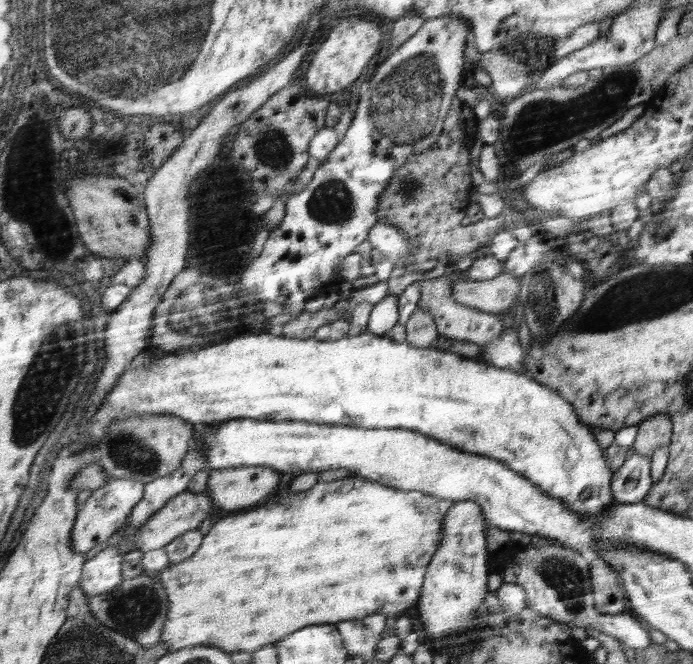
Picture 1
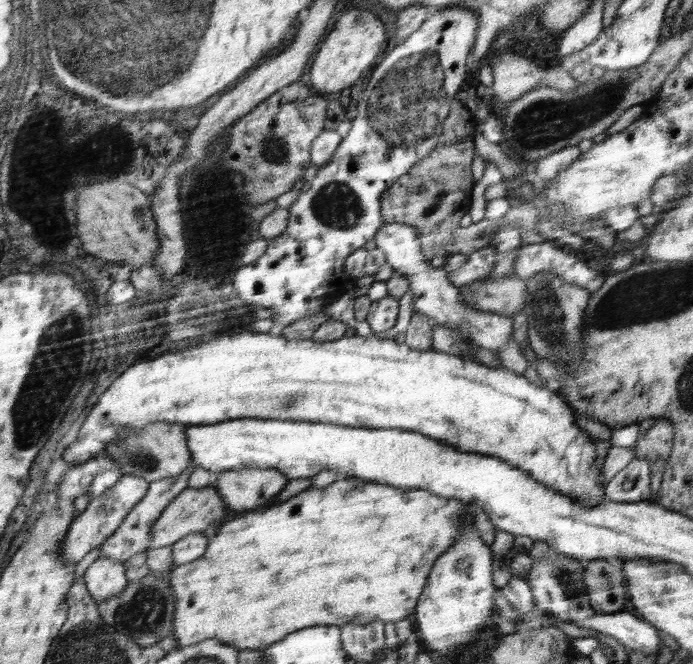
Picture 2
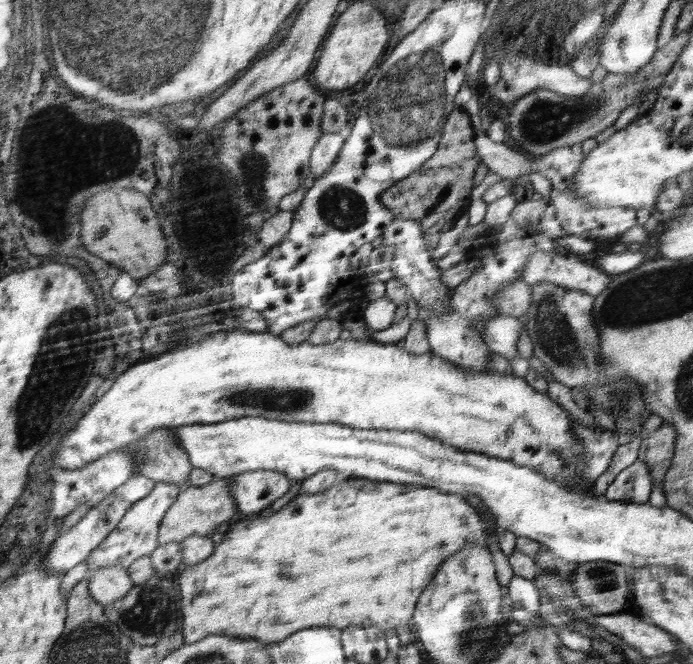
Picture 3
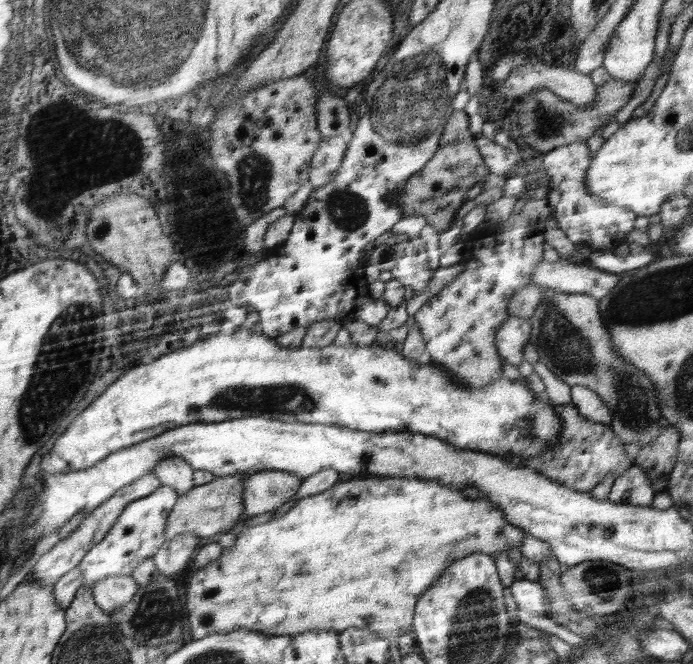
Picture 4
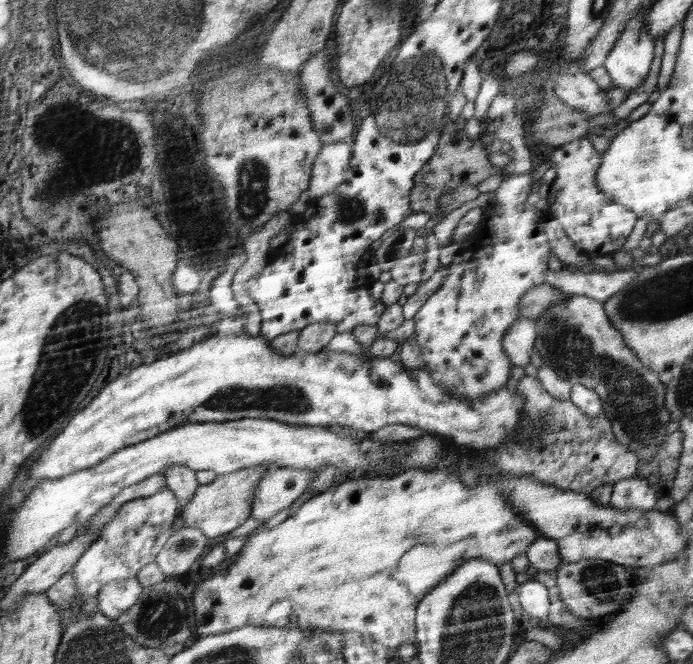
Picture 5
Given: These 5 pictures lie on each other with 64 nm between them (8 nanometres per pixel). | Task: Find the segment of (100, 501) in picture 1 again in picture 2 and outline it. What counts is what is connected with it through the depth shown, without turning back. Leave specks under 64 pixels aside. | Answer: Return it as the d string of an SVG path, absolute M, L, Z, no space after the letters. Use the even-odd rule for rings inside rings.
M124 475L118 484L112 486L111 489L107 489L102 496L90 499L88 509L75 518L67 533L67 538L63 542L64 562L76 564L88 552L102 546L102 543L110 537L110 534L124 522L124 518L131 512L131 508L144 498L144 494L148 492L148 486L150 486L150 483L140 477Z

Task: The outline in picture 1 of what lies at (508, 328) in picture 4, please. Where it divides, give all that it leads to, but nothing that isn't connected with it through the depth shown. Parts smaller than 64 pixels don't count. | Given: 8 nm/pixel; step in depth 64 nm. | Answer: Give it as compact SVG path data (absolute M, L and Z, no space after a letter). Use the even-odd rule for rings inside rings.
M376 222L367 239L373 249L390 258L394 265L400 262L400 266L408 266L408 258L410 258L408 235L398 227ZM428 272L421 273L419 277L419 280L422 280L422 285L420 286L420 299L417 308L422 308L422 310L426 310L434 316L434 324L436 324L439 334L446 335L454 340L474 342L474 344L480 346L498 340L498 336L505 330L499 313L485 313L458 303L452 297L450 273L431 278L427 276Z

